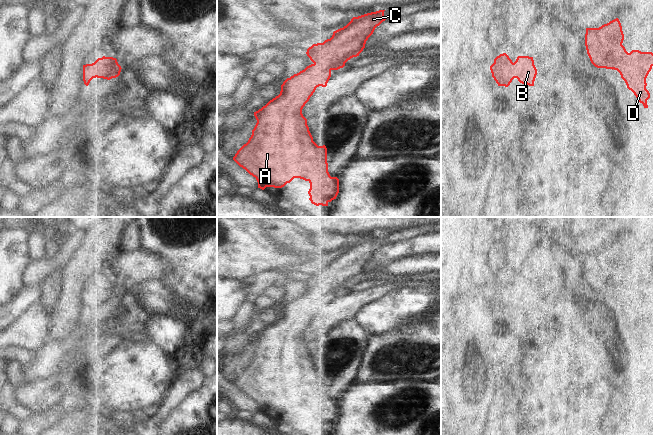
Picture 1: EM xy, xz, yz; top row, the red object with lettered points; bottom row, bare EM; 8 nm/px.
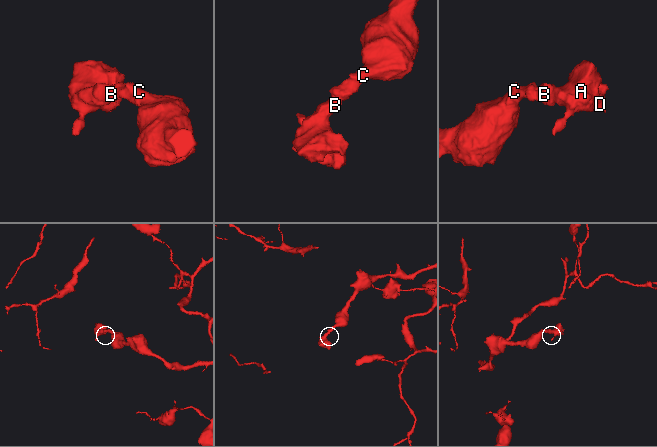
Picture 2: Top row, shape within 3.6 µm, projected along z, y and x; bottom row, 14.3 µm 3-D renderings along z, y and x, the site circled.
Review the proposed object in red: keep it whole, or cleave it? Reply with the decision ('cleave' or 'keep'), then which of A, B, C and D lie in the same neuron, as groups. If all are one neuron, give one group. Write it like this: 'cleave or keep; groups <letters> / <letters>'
keep; groups A B C D

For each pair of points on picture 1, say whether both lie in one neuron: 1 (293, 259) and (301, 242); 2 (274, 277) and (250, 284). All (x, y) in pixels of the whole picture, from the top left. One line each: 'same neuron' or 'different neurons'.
1: different neurons
2: same neuron

